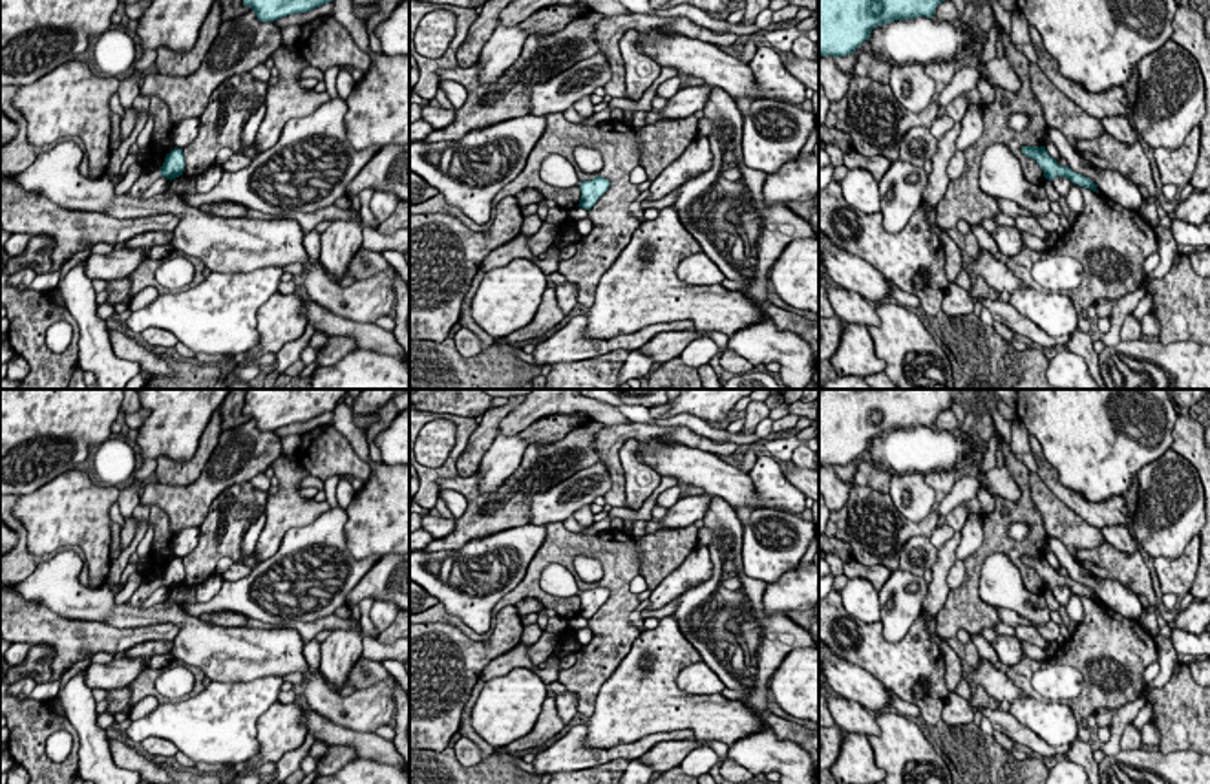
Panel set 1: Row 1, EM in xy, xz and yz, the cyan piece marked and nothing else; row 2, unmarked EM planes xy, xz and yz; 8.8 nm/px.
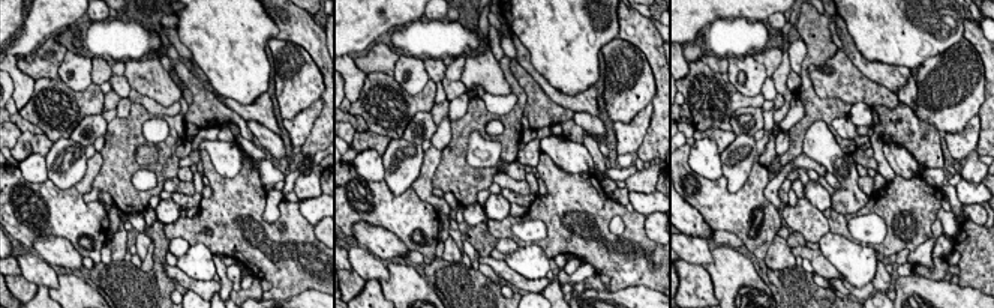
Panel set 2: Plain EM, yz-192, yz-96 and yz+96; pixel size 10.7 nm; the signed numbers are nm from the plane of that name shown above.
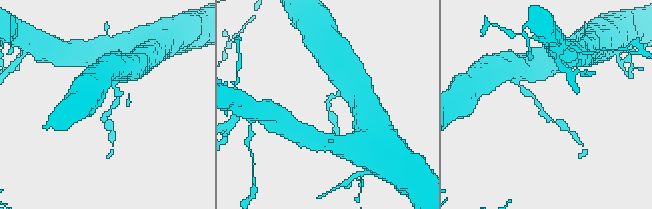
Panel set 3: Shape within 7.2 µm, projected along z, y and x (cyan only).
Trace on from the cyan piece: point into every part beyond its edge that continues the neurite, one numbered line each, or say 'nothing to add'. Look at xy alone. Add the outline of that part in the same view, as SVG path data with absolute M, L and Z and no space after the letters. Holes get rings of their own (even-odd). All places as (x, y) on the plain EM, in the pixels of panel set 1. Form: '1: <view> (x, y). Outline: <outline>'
1: xy (150, 583). Outline: M144 576L143 583L137 587L137 590L130 596L130 599L124 605L141 607L143 601L148 599L152 592L161 587L159 579L161 576Z

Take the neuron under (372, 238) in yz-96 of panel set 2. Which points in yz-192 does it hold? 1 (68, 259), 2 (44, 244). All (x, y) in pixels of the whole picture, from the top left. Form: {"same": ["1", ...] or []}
{"same": ["1", "2"]}

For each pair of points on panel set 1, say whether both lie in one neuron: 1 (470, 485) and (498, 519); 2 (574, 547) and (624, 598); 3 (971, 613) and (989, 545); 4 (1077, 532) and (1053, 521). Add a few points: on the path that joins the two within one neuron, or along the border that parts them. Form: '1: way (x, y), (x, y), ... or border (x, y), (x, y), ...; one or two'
1: way (476, 497), (476, 514), (485, 518); one
2: way (593, 547), (618, 569), (618, 580); one
3: way (971, 596), (975, 561); one
4: way (1072, 530), (1059, 521); one

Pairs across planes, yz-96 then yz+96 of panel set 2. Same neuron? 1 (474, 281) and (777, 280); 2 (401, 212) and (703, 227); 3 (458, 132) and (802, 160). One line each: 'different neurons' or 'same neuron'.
1: same neuron
2: different neurons
3: different neurons

